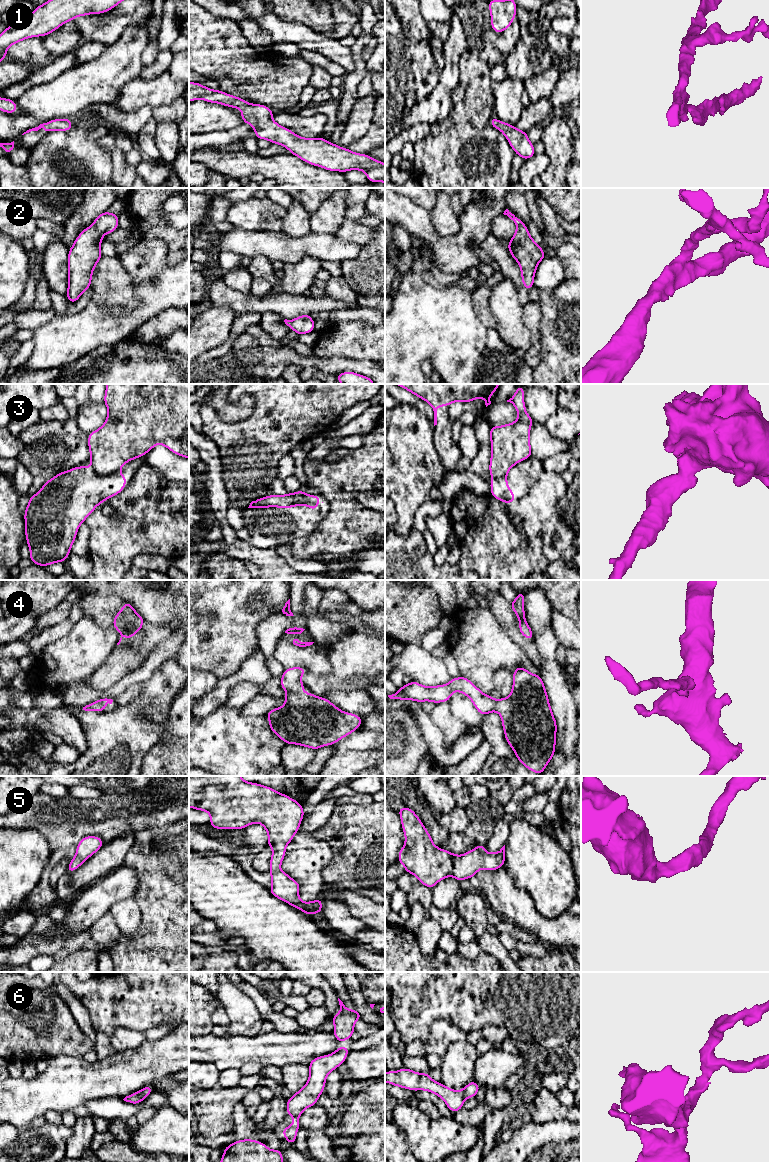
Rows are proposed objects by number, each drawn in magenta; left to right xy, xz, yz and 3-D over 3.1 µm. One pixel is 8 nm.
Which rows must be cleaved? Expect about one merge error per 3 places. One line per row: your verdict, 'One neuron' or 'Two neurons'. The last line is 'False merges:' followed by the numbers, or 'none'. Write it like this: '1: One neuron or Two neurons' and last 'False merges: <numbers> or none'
1: One neuron
2: One neuron
3: Two neurons
4: One neuron
5: One neuron
6: One neuron
False merges: 3

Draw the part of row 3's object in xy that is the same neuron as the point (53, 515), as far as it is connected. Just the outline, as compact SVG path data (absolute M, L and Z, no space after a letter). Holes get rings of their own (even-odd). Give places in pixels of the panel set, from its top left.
M78 466L71 470L60 472L52 479L46 480L42 488L29 498L24 513L25 536L30 549L29 559L38 566L49 566L56 562L65 562L77 536L79 526L108 498L118 495L125 487L128 477L123 477L121 470L110 475L101 476L89 466Z

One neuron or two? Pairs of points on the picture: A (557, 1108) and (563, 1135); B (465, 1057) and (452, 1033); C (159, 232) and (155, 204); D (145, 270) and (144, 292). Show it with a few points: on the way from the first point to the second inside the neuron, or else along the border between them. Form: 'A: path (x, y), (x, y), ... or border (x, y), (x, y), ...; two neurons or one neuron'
A: border (570, 1120), (551, 1120), (537, 1123); two neurons
B: border (466, 1041), (452, 1041), (442, 1056); two neurons
C: path (156, 225), (155, 211); one neuron
D: border (162, 266), (153, 278), (149, 280), (135, 280); two neurons

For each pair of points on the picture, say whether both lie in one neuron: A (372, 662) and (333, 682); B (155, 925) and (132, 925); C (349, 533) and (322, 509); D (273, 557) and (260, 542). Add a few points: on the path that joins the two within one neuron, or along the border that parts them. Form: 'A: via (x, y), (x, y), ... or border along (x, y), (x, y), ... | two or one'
A: via (362, 662), (353, 662), (343, 672) | one
B: border along (135, 902), (140, 927), (122, 937) | two
C: border along (319, 493), (327, 501), (329, 510), (313, 532) | two
D: border along (248, 541), (257, 547), (271, 547), (273, 549) | two

